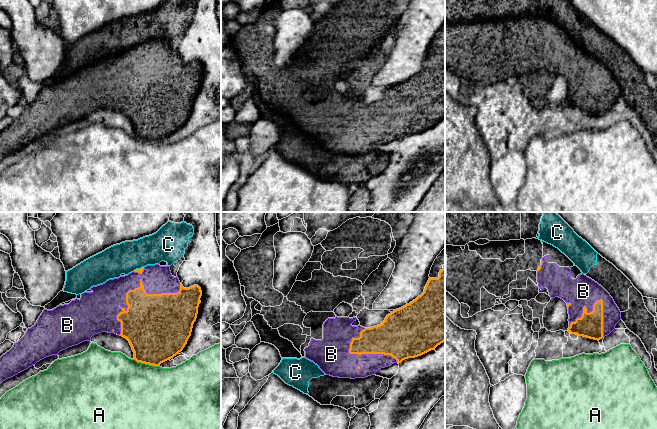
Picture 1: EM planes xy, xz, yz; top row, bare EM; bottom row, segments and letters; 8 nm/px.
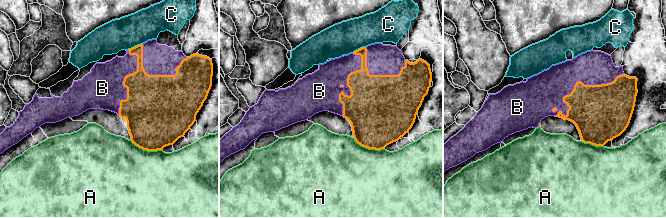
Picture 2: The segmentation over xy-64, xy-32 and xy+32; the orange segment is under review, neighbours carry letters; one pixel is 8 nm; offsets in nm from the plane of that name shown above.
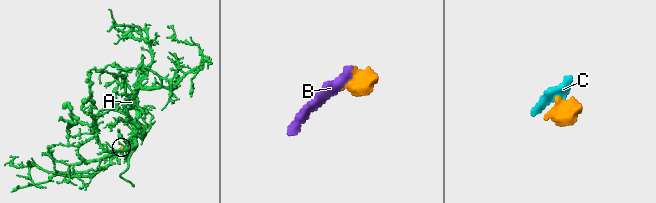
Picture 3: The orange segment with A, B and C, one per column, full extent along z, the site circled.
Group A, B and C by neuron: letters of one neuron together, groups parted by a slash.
A / B / C

